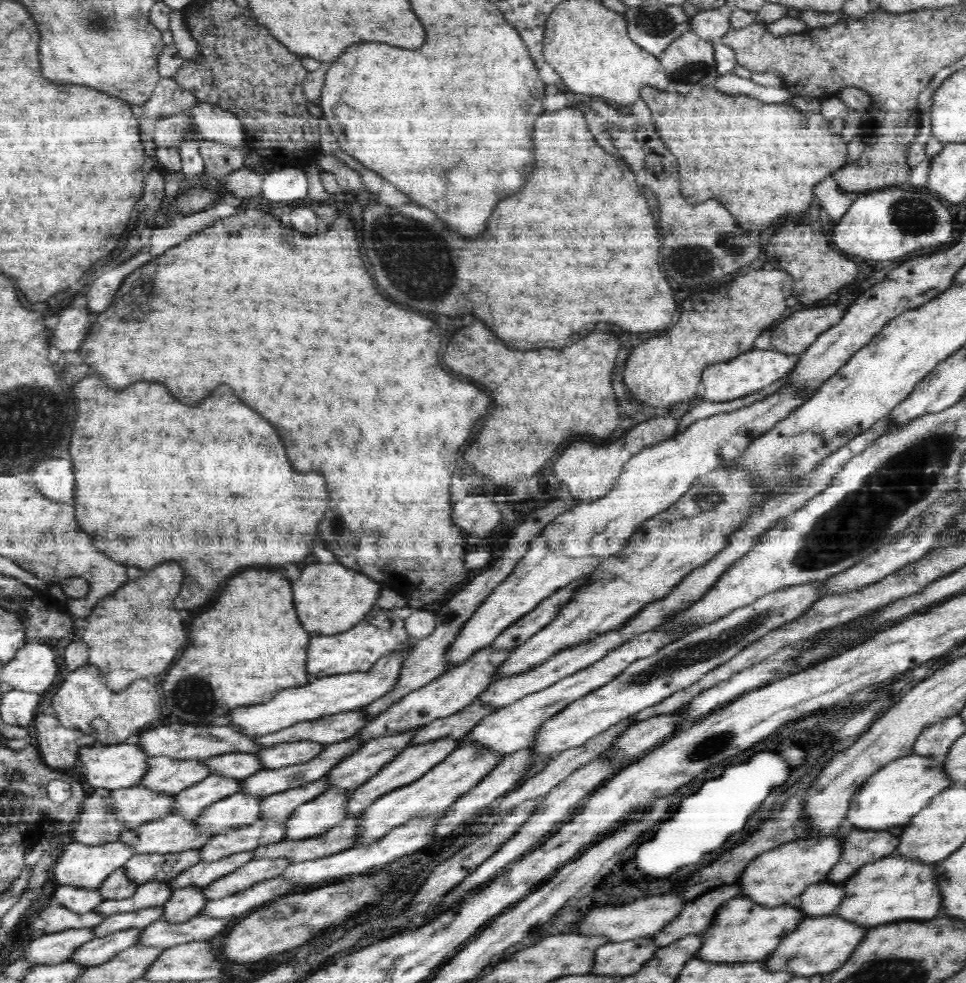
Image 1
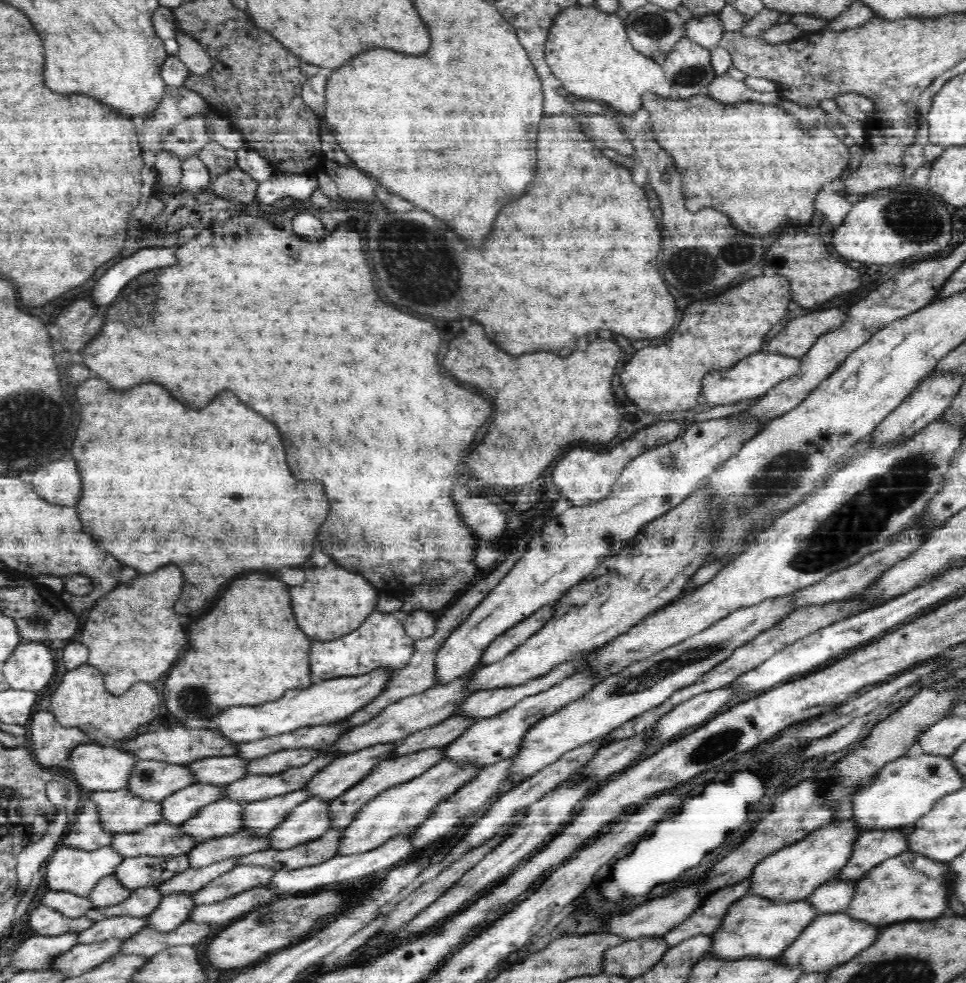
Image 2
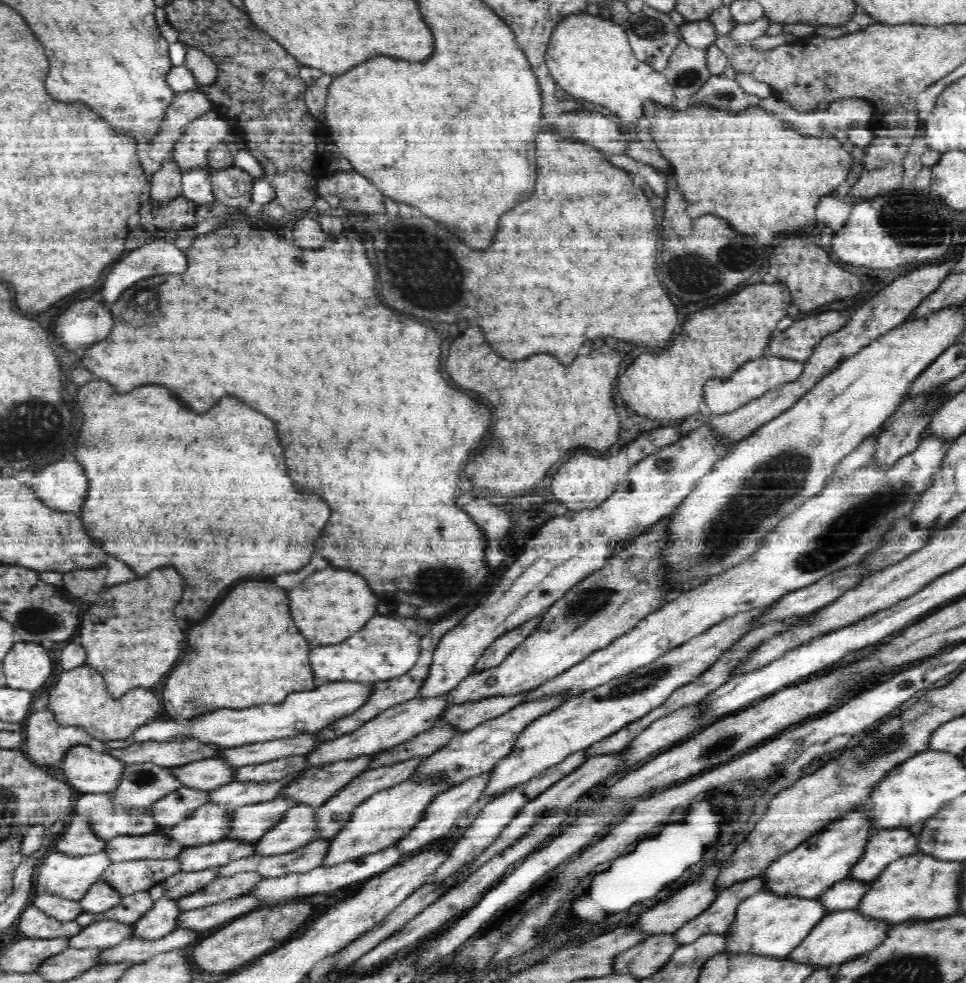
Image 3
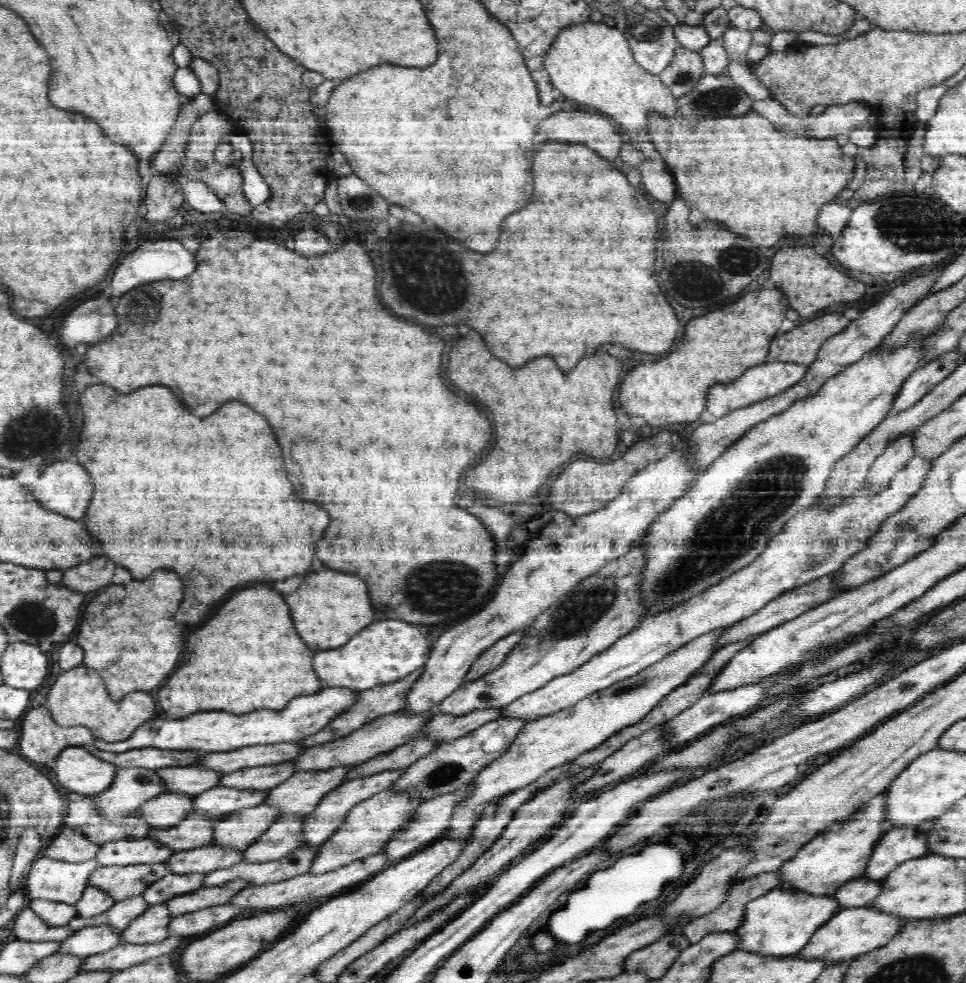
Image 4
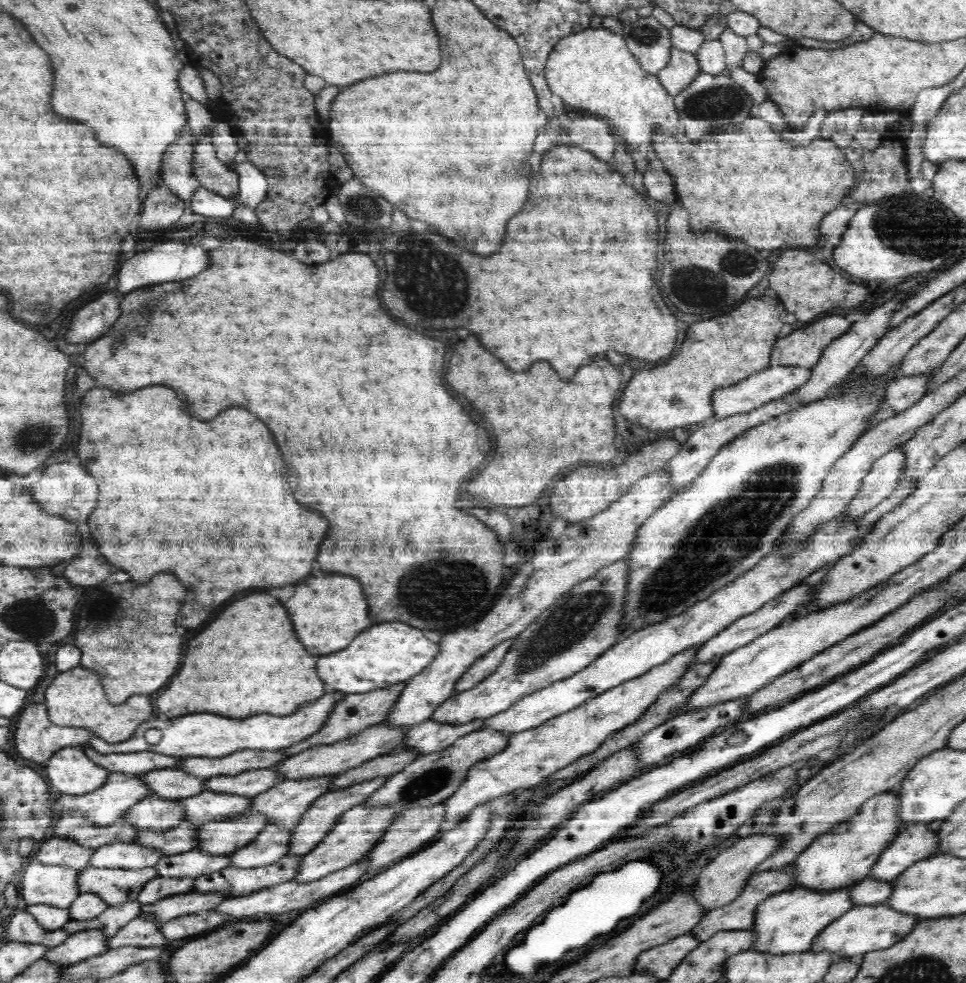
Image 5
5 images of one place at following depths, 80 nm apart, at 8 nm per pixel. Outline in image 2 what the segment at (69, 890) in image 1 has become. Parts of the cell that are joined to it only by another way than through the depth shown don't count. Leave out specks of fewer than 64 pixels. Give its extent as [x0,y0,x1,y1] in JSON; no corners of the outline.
[41,890,93,918]

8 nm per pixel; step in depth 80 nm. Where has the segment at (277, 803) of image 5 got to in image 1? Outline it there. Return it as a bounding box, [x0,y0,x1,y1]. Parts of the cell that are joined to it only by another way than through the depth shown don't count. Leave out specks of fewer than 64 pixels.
[327,728,419,790]

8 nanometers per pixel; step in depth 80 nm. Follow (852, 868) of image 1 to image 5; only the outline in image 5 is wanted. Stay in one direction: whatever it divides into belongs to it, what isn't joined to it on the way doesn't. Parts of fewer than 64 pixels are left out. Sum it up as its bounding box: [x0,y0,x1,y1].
[872,823,938,882]

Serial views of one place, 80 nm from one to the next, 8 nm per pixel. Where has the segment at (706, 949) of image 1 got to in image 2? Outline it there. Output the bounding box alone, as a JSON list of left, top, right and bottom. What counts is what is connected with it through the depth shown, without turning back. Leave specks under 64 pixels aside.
[708,895,818,959]

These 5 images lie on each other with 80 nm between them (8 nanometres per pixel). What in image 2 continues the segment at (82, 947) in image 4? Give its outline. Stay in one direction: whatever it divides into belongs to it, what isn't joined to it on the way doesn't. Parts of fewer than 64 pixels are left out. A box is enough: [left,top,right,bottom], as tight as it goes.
[77,916,147,944]

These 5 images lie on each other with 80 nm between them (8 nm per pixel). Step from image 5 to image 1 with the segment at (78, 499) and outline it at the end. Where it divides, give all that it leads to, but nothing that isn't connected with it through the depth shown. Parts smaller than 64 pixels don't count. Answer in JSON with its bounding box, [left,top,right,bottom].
[34,460,74,504]

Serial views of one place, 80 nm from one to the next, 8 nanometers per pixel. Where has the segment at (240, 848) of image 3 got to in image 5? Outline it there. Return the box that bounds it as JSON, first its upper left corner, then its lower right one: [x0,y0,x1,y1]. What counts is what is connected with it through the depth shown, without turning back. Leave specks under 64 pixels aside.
[155,848,232,879]

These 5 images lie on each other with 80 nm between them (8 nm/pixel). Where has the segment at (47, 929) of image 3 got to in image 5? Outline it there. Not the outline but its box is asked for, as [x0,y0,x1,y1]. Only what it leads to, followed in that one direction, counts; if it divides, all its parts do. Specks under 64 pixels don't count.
[2,908,70,948]

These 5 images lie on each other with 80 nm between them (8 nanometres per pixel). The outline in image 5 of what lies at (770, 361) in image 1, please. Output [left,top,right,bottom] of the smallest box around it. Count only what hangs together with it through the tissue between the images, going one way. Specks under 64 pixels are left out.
[711,365,811,418]

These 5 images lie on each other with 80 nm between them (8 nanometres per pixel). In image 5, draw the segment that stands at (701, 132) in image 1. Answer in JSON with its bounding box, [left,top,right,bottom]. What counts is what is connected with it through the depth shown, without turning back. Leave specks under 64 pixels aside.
[652,118,857,250]

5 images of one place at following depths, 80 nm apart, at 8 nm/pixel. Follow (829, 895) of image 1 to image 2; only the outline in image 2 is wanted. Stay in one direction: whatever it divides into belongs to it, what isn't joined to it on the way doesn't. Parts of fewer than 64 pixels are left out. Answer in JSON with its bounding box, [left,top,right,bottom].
[807,881,853,913]

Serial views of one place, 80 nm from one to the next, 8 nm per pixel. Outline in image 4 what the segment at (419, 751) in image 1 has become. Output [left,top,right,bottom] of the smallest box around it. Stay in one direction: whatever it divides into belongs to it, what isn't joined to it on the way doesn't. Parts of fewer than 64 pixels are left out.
[303,769,407,846]

